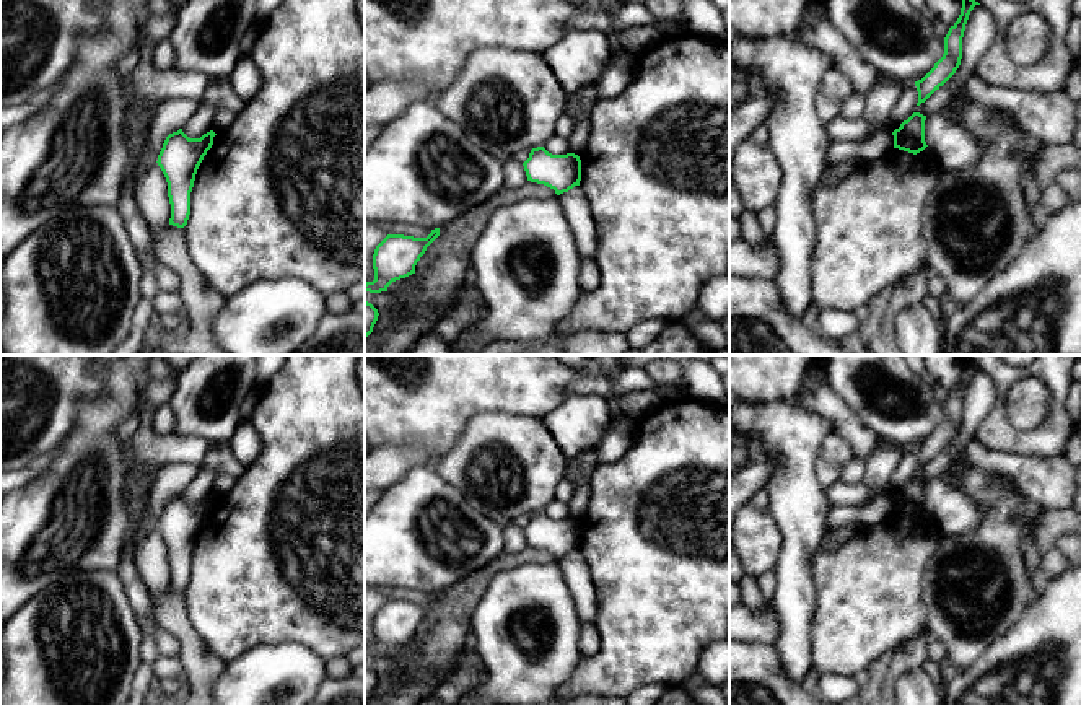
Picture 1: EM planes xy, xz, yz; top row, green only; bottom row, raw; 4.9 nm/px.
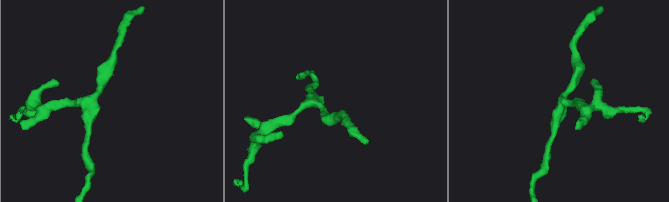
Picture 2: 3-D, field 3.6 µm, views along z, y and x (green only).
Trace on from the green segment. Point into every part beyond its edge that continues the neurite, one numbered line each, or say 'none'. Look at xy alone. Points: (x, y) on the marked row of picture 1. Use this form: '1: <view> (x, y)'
none

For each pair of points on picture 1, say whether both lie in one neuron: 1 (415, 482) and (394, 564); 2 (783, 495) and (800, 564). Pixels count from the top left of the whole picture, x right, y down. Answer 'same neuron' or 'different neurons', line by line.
1: same neuron
2: same neuron

